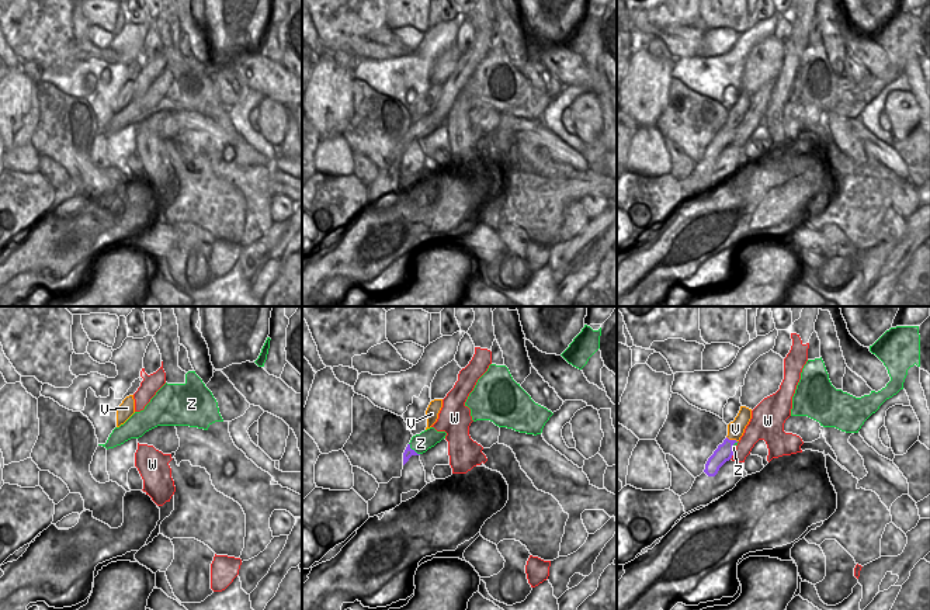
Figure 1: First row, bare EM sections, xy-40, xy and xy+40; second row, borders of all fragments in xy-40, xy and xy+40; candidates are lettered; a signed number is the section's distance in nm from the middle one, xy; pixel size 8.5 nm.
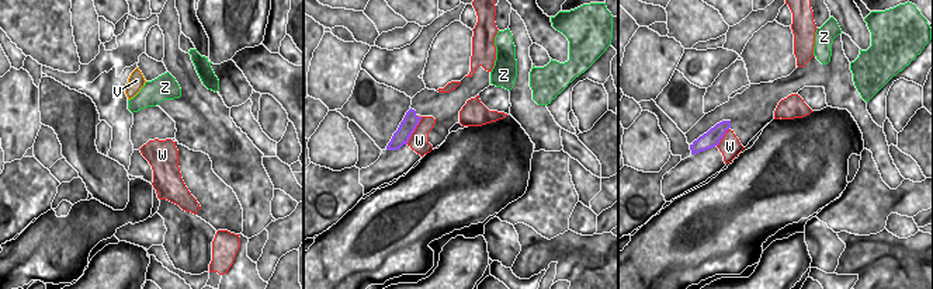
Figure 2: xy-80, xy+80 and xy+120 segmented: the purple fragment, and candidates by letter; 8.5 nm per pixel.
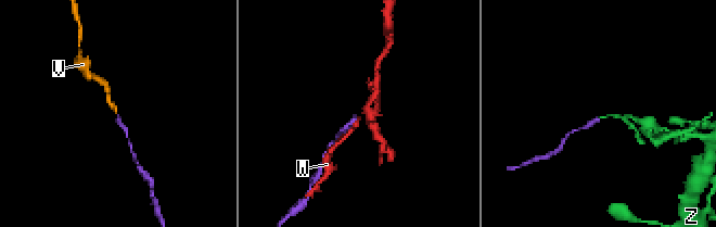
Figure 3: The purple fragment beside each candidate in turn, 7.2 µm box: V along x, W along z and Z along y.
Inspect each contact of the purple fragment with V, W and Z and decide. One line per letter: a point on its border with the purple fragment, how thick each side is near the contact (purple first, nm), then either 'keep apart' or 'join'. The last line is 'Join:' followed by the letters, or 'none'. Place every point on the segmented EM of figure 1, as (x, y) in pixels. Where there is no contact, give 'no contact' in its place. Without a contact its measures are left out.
V: meets purple in xy+40 at (732, 440); 150 nm thick on the purple side, 140 nm on the other; join
W: meets purple in xy+40 at (732, 454); 150 nm thick on the purple side, 150 nm on the other; keep apart
Z: meets purple in xy at (413, 450); 80 nm thick on the purple side, 170 nm on the other; keep apart
Join: V

